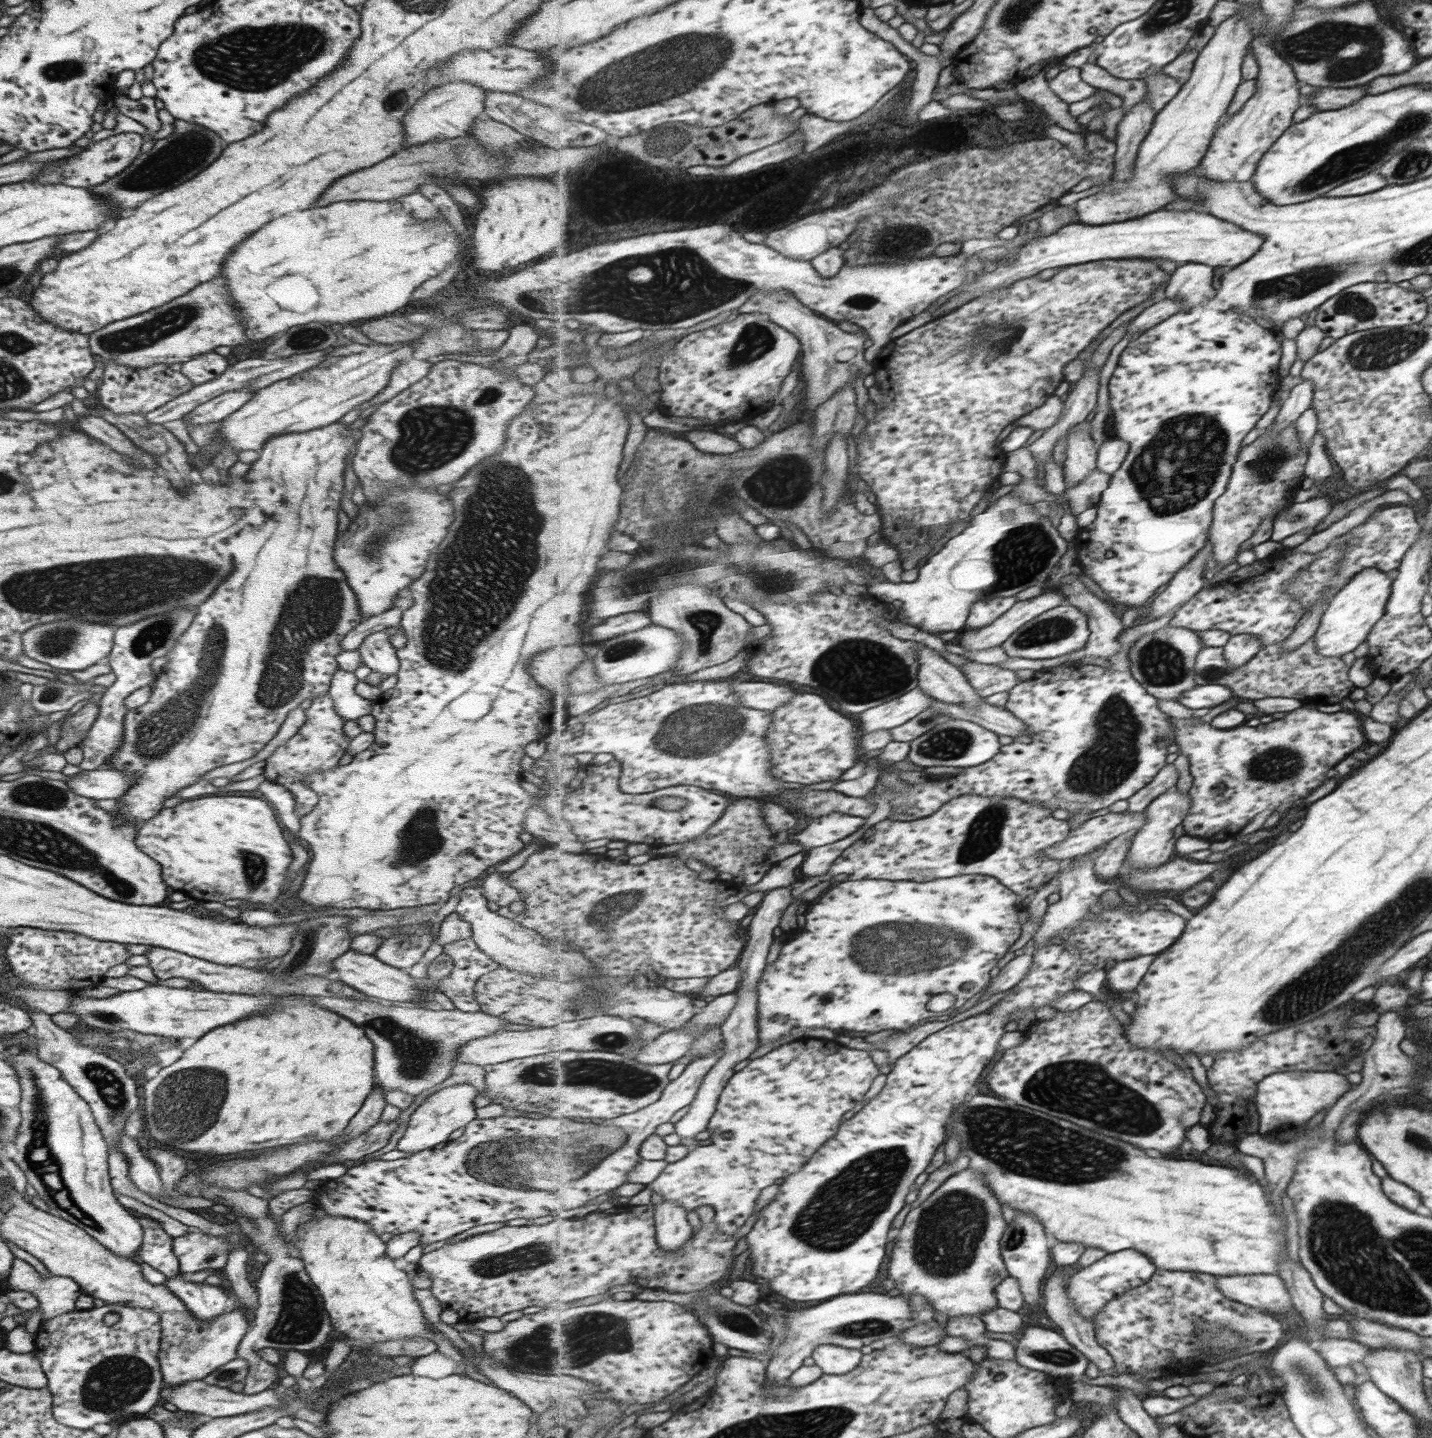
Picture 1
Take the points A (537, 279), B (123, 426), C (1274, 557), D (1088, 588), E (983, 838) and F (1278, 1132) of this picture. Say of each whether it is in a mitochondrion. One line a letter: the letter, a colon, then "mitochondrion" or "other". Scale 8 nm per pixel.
A: other
B: other
C: other
D: other
E: mitochondrion
F: other

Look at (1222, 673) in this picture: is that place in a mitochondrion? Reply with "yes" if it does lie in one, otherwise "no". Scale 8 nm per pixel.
yes

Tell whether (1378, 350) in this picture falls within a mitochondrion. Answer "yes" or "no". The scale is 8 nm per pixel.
yes

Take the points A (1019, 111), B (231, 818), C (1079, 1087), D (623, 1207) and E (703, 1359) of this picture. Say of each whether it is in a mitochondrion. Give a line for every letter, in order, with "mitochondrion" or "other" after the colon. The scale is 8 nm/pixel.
A: other
B: other
C: mitochondrion
D: other
E: other

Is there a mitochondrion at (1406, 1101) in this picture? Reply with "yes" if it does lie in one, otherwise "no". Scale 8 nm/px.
no

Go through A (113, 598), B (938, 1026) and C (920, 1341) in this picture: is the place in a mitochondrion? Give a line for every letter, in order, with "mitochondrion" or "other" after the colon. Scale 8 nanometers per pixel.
A: mitochondrion
B: other
C: other

